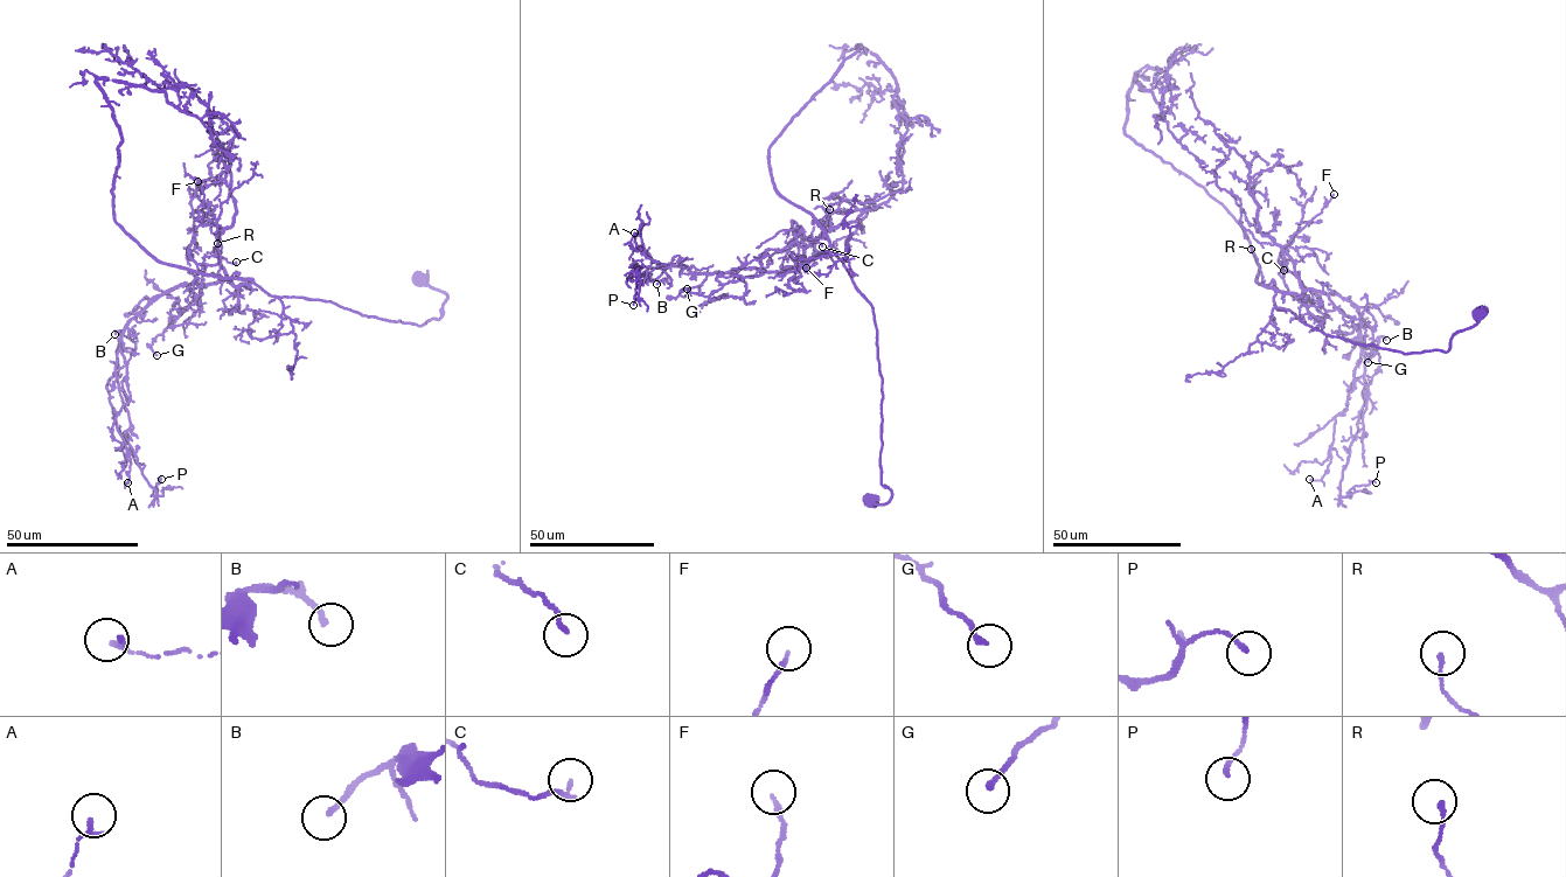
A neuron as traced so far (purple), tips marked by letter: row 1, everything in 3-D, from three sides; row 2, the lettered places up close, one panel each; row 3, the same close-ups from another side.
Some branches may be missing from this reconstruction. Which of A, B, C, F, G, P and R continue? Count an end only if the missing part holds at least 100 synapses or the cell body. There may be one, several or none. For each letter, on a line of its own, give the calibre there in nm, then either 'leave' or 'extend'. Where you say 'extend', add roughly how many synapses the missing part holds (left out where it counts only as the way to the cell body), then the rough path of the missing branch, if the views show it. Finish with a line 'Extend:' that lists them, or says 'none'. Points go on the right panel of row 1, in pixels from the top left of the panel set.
A: calibre 190 nm; leave
B: calibre 170 nm; leave
C: calibre 160 nm; leave
F: calibre 170 nm; leave
G: calibre 170 nm; leave
P: calibre 150 nm; leave
R: calibre 140 nm; leave
Extend: none

